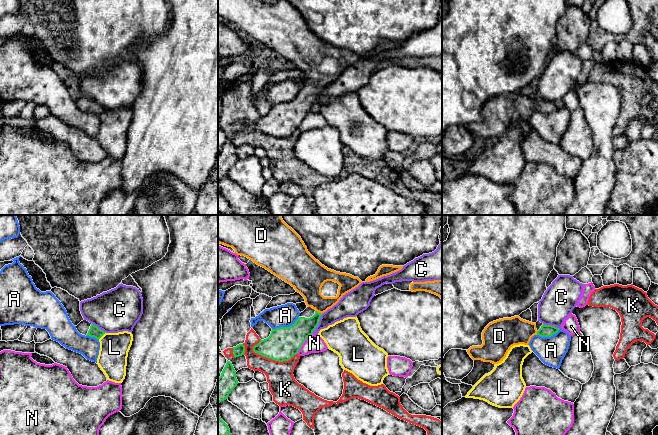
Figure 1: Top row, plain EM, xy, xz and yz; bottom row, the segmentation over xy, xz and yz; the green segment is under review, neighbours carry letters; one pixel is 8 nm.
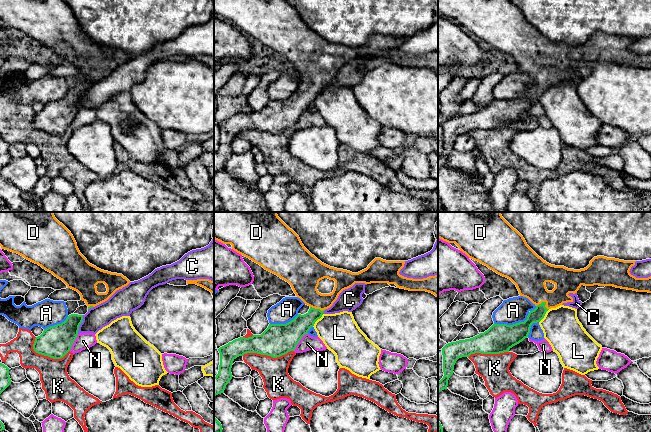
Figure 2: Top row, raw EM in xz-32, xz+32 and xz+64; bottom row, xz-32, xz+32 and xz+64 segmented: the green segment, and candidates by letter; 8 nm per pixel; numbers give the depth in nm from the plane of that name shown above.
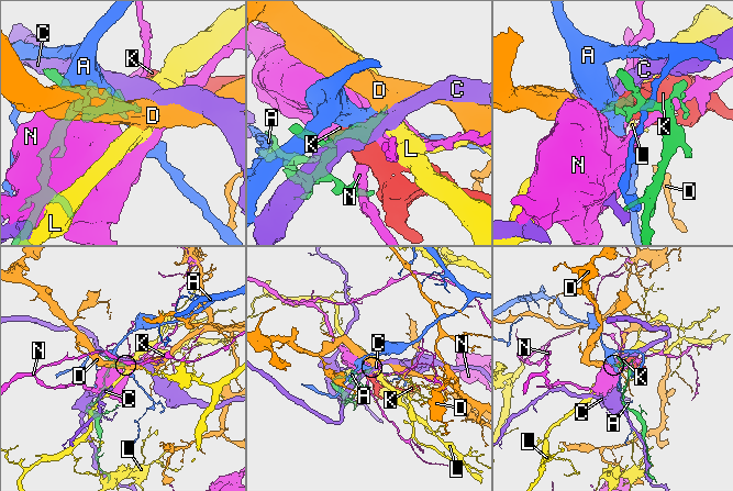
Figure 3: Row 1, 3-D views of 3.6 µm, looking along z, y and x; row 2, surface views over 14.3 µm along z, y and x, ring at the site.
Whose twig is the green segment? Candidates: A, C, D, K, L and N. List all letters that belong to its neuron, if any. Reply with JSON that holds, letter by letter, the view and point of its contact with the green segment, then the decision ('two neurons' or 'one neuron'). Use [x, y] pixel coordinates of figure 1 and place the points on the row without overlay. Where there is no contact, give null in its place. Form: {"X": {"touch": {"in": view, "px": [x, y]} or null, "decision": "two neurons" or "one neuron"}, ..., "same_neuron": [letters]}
{"A": {"touch": {"in": "xz", "px": [286, 103]}, "decision": "two neurons"}, "C": {"touch": {"in": "xz", "px": [318, 99]}, "decision": "two neurons"}, "D": {"touch": {"in": "xz", "px": [318, 88]}, "decision": "one neuron"}, "K": {"touch": {"in": "xz", "px": [274, 135]}, "decision": "two neurons"}, "L": {"touch": {"in": "xy", "px": [101, 112]}, "decision": "two neurons"}, "N": {"touch": {"in": "xz", "px": [303, 118]}, "decision": "two neurons"}, "same_neuron": ["D"]}

